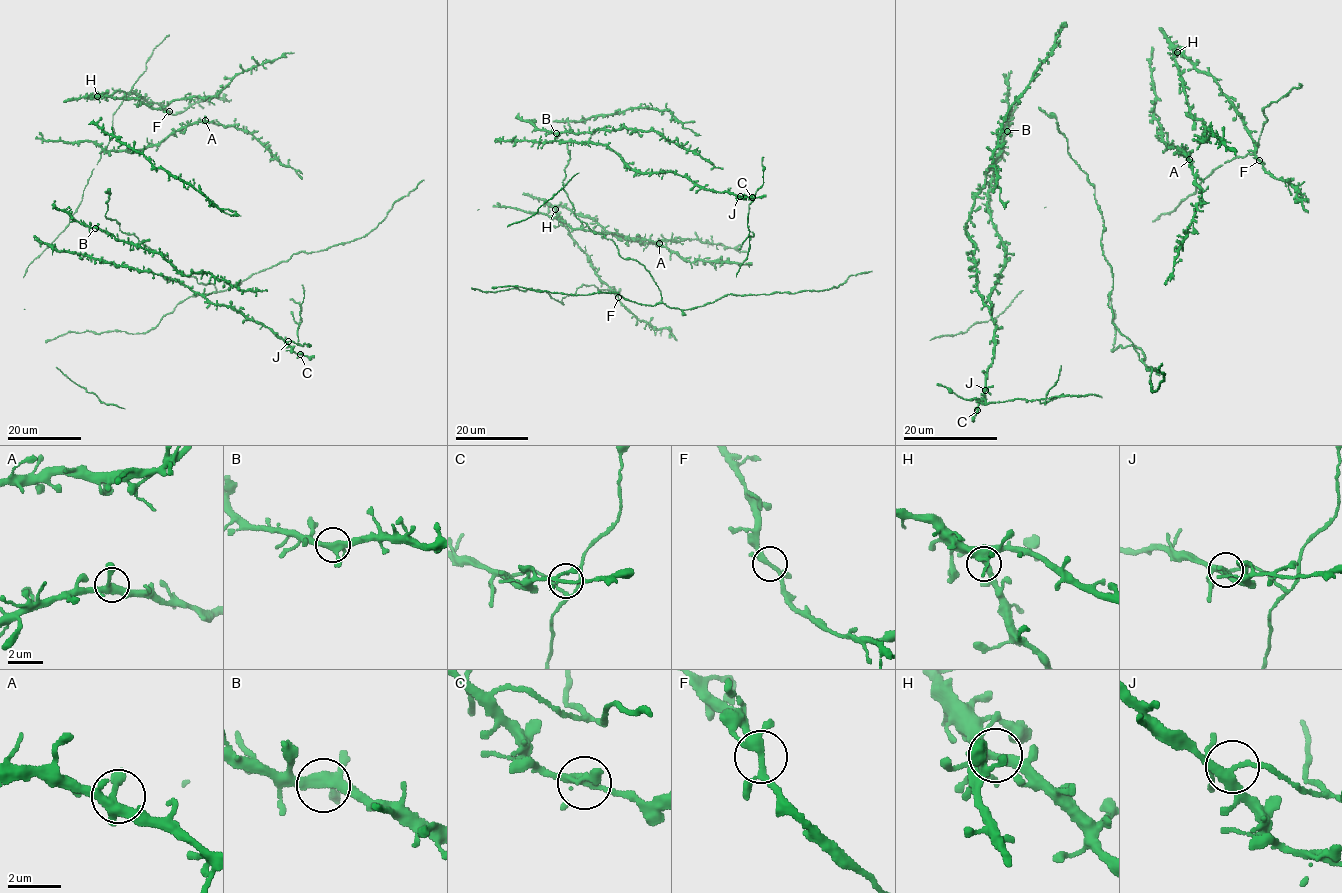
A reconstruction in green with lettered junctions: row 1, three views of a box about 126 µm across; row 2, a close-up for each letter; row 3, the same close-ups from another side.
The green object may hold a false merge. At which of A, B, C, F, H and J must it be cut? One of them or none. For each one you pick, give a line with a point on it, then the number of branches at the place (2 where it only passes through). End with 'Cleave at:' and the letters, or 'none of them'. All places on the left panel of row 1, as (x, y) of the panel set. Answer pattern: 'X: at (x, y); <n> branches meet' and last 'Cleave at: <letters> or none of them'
J: at (288, 341); 5 branches meet
Cleave at: J

